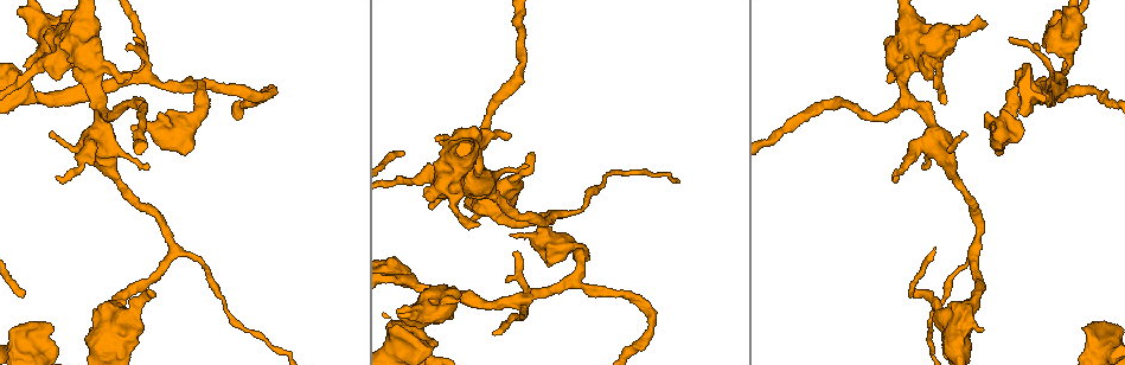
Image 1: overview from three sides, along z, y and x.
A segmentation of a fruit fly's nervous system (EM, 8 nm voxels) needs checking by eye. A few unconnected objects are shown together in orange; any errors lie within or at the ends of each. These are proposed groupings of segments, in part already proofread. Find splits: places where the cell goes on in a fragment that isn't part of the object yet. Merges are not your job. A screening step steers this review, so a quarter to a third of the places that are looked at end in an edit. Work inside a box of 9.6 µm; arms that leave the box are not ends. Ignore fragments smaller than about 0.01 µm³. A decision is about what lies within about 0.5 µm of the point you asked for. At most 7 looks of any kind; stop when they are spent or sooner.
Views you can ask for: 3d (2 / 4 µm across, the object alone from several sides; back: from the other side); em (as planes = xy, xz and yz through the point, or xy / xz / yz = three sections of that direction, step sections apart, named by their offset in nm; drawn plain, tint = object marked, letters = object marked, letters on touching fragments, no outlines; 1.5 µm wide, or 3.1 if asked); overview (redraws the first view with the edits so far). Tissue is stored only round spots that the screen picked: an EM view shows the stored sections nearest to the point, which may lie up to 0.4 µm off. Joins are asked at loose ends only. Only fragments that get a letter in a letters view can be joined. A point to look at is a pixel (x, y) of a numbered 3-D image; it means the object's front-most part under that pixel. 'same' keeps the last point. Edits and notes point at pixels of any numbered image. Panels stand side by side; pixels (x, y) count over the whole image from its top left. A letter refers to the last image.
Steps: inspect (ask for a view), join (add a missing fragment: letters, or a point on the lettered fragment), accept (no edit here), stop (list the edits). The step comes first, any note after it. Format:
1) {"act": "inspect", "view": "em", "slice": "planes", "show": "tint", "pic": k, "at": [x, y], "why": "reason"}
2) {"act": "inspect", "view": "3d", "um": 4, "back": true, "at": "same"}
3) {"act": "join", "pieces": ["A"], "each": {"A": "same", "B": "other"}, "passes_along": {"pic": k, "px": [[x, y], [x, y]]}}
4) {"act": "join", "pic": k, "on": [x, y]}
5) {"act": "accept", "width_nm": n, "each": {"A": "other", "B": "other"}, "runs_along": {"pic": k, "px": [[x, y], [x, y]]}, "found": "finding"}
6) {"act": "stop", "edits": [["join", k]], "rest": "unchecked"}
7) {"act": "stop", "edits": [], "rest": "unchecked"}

{"act": "inspect", "view": "3d", "um": 2, "pic": 1, "at": [25, 67], "why": "free end"}

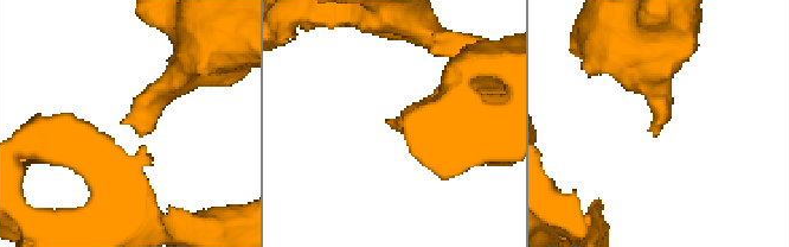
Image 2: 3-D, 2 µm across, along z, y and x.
{"act": "inspect", "view": "em", "slice": "yz", "step": 4, "show": "tint", "pic": 2, "at": [654, 126], "why": "need the tissue"}

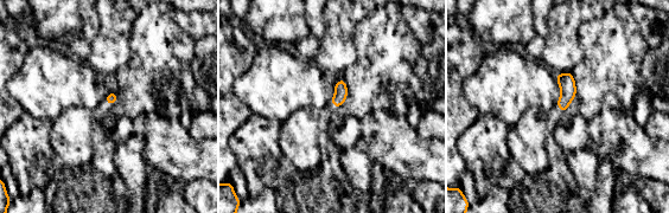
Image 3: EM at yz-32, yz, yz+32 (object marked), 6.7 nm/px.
{"act": "inspect", "view": "em", "slice": "xz", "step": 4, "show": "letters", "at": "same"}

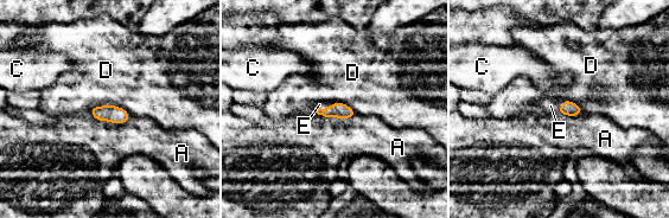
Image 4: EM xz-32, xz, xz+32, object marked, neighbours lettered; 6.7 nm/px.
{"act": "join", "pieces": ["E"], "longest_contact_nm": ["D", 280], "each": {"A": "other", "C": "other", "D": "other", "E": "same"}, "passes_along": {"pic": 4, "px": [[338, 109], [326, 108], [319, 104]]}, "found": "the cell continues"}

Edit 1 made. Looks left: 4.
{"act": "inspect", "view": "em", "slice": "yz", "step": 4, "show": "letters", "pic": 1, "at": [58, 178], "why": "tapers out"}

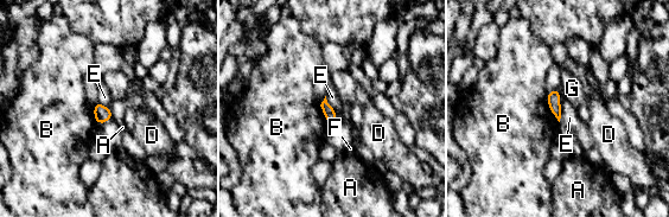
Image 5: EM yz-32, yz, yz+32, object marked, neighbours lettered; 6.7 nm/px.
{"act": "inspect", "view": "em", "slice": "planes", "show": "letters", "at": "same", "why": "another direction"}

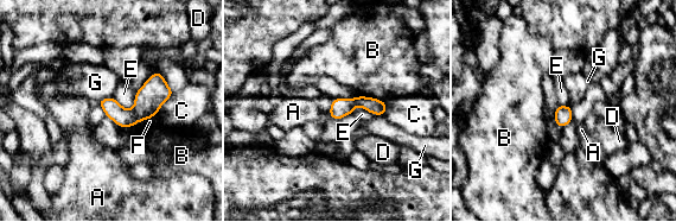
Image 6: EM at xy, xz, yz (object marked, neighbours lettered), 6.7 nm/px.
{"act": "accept", "longest_contact_nm": ["B", 200], "each": {"A": "other", "B": "other", "C": "other", "D": "other", "E": "other", "F": "other", "G": "other"}, "border": {"pic": 6, "px": [[112, 96], [99, 101]]}, "found": "none of them fits"}

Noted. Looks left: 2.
{"act": "stop", "edits": [["join", 4]], "rest": "unchecked"}

